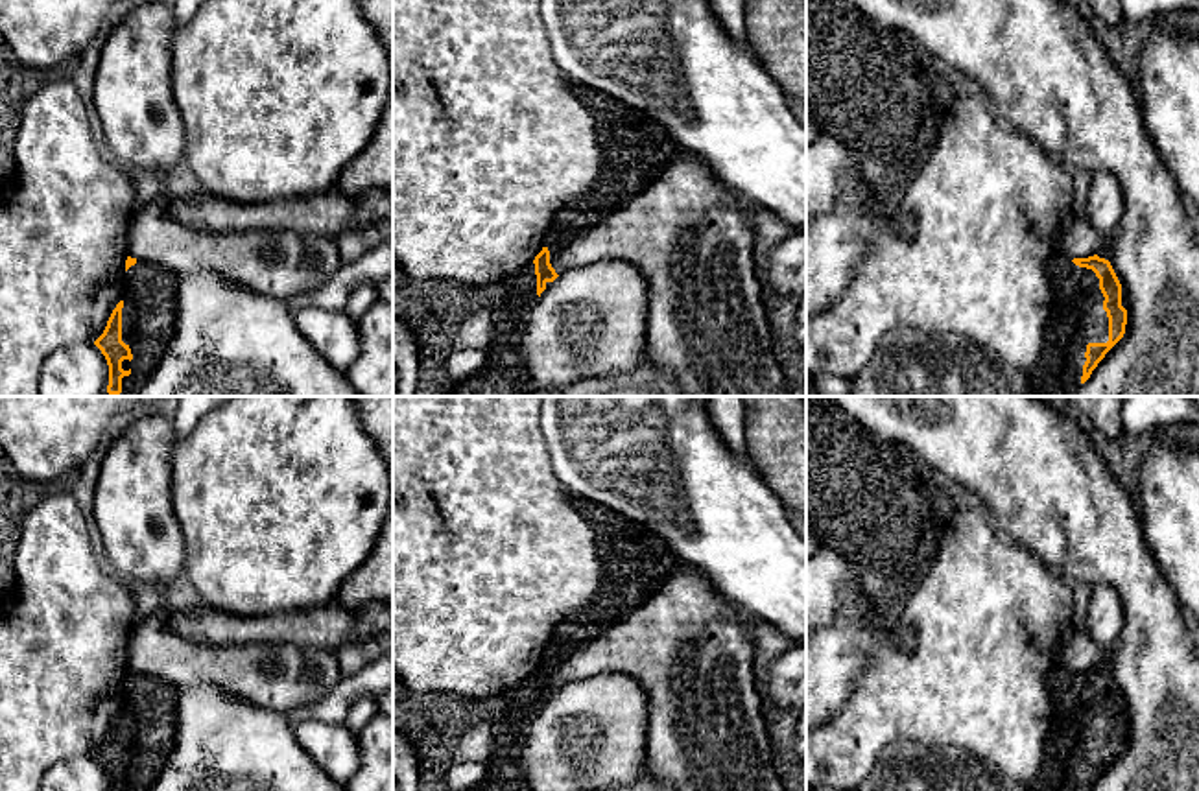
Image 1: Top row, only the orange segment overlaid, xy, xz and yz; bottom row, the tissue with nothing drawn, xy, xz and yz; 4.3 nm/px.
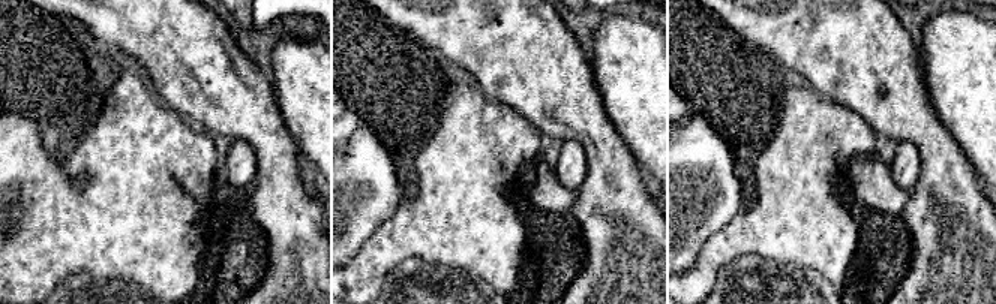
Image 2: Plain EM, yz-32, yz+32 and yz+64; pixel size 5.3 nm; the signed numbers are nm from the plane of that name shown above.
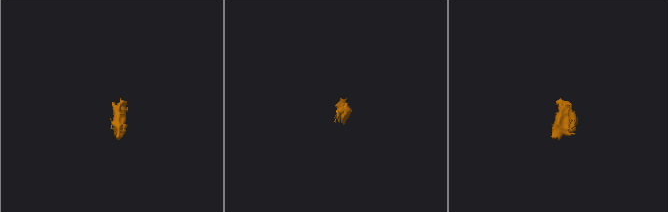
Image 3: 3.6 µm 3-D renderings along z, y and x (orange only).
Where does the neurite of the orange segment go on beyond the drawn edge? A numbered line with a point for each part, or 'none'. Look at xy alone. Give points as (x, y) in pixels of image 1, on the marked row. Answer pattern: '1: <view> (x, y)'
1: xy (148, 318)

